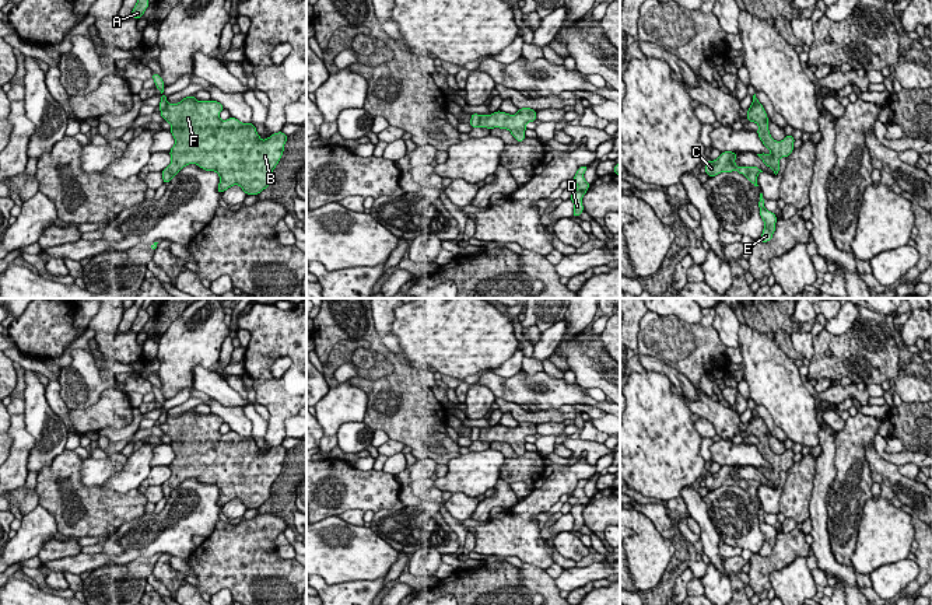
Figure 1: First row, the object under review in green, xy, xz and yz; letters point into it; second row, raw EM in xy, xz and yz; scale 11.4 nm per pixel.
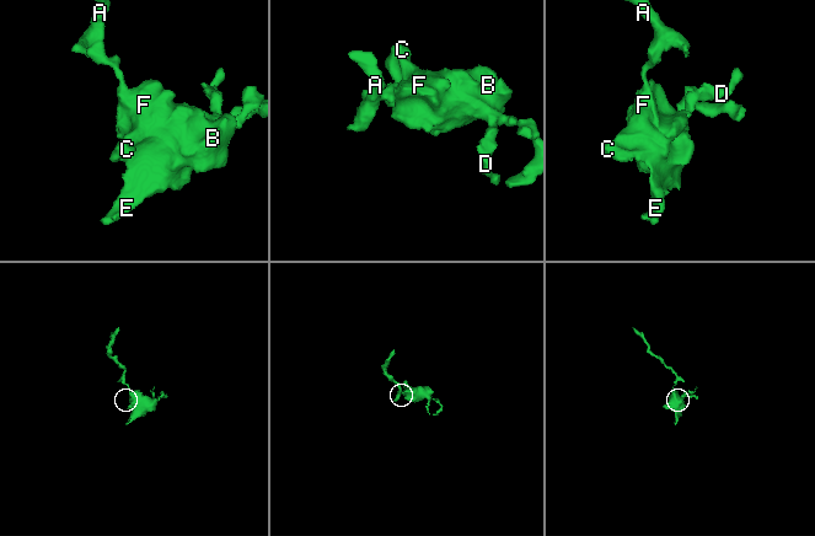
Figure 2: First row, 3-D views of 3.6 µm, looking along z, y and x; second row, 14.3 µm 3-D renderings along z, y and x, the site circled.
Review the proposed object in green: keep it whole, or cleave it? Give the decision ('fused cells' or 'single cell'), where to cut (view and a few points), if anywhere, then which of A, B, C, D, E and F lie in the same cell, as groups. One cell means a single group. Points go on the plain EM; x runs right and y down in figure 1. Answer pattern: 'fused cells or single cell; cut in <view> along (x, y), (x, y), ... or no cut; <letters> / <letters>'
fused cells; cut in xy along (167, 416), (161, 425); A / B C D E F

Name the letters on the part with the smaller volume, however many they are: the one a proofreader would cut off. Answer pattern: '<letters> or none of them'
A

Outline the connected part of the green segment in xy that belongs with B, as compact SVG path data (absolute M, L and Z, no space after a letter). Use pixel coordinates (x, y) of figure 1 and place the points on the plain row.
M190 409L160 426L171 437L175 452L172 475L162 483L164 497L183 480L196 478L220 489L220 507L239 499L246 508L259 508L269 500L288 450L277 445L262 454L253 437L232 430L221 434L223 423L217 415L197 415Z

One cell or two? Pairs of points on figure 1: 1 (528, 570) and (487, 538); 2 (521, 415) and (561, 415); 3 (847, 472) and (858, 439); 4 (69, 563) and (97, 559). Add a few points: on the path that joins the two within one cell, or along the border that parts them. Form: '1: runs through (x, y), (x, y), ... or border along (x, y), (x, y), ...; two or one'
1: border along (524, 562), (543, 570); two
2: runs through (531, 416), (552, 415); one
3: runs through (850, 464), (850, 447); one
4: runs through (76, 563), (90, 562); one

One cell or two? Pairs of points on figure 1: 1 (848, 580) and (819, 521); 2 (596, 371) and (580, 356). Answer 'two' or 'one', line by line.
1: one
2: one

